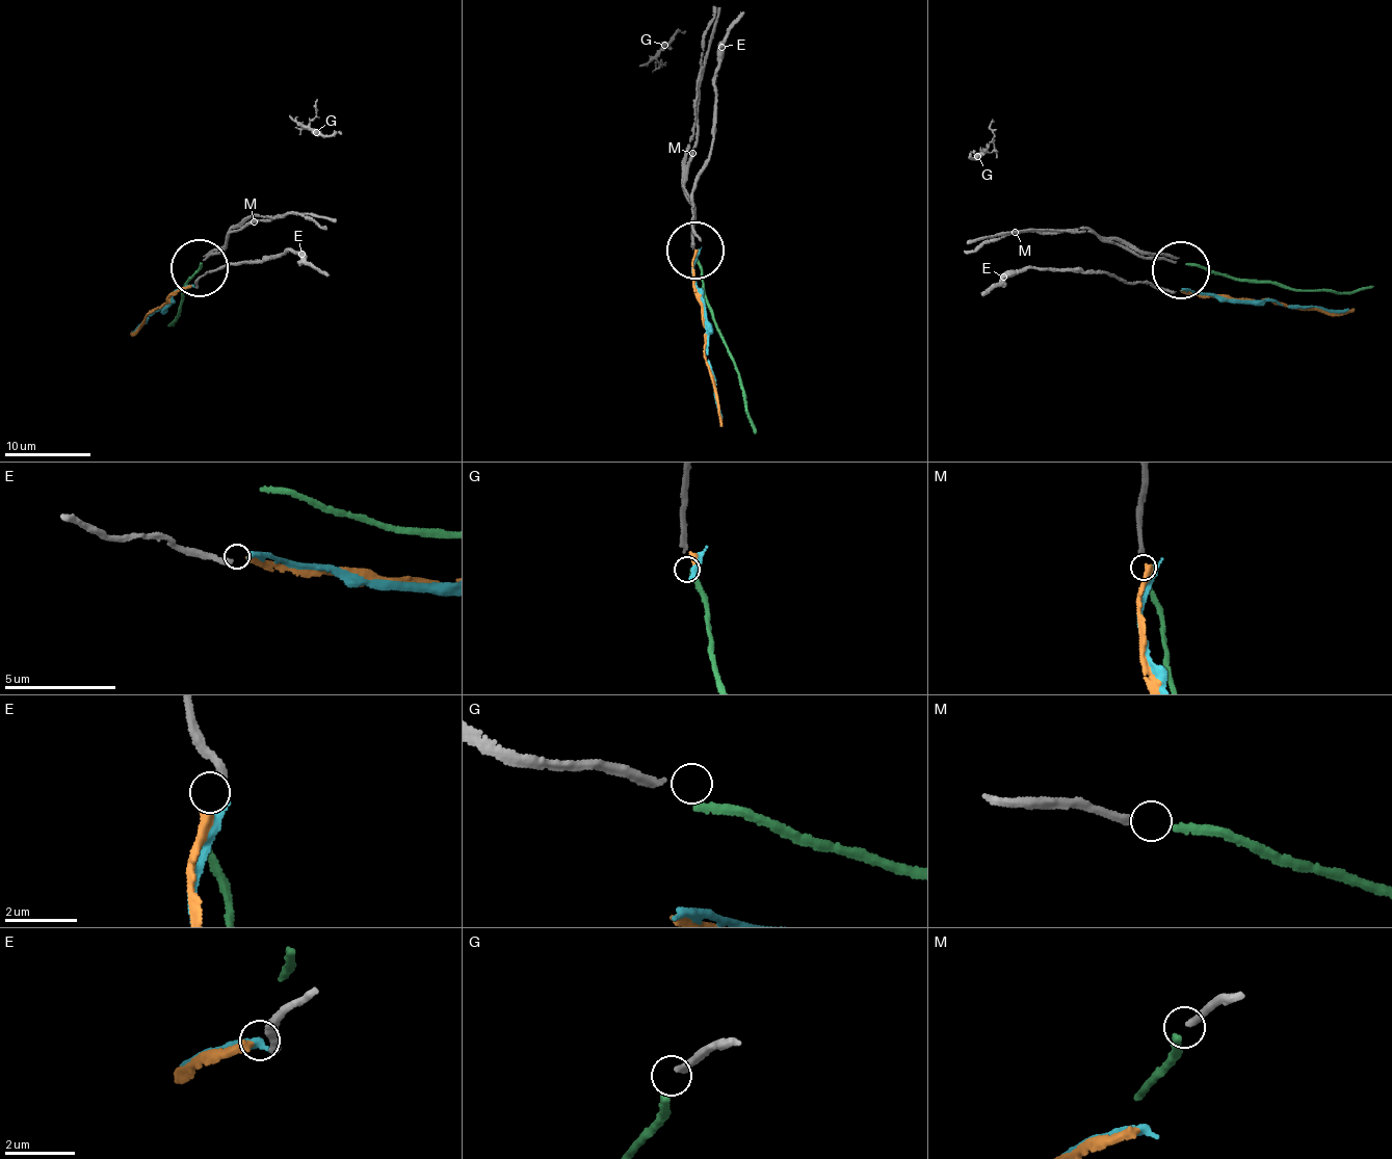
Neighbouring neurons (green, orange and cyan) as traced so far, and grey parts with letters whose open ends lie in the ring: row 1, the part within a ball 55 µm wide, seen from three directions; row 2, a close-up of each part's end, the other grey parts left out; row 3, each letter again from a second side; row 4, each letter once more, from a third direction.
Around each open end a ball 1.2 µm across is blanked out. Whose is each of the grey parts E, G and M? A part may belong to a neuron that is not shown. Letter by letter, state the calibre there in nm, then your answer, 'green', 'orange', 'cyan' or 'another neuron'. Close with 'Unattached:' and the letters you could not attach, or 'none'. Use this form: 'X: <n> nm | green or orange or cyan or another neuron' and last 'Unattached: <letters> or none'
E: 240 nm | orange
G: 190 nm | another neuron
M: 200 nm | green
Unattached: G

